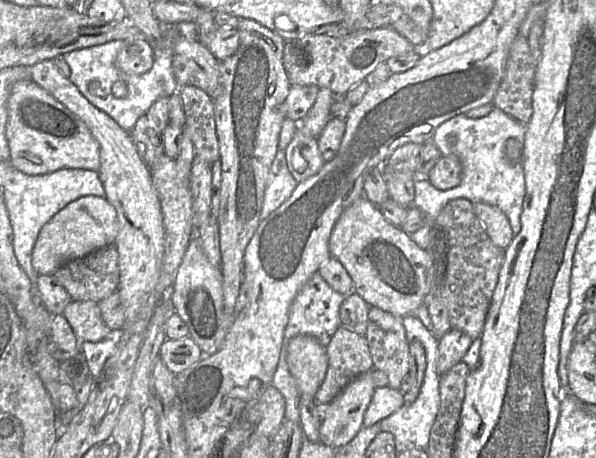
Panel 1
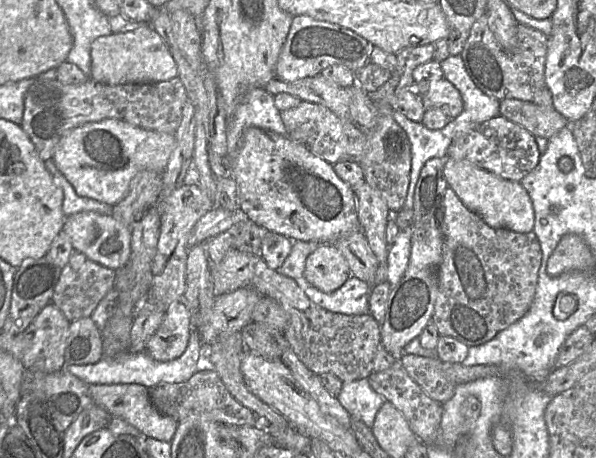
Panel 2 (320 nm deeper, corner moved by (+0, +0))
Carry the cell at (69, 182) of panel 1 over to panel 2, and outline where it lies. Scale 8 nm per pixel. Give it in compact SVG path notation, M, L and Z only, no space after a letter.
M52 158L44 162L45 168L52 175L54 182L63 190L62 211L66 217L80 212L93 211L103 215L111 215L112 207L104 202L82 197L57 169Z

